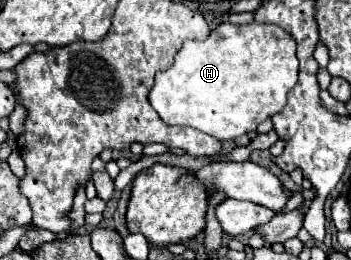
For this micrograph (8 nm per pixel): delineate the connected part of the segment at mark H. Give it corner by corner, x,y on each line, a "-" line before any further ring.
222,23
202,41
184,41
182,49
174,57
174,65
156,73
156,83
148,95
150,105
168,125
190,125
220,141
230,141
248,131
254,131
262,121
284,109
288,91
298,81
298,57
296,41
282,27
272,23
248,23
234,25

